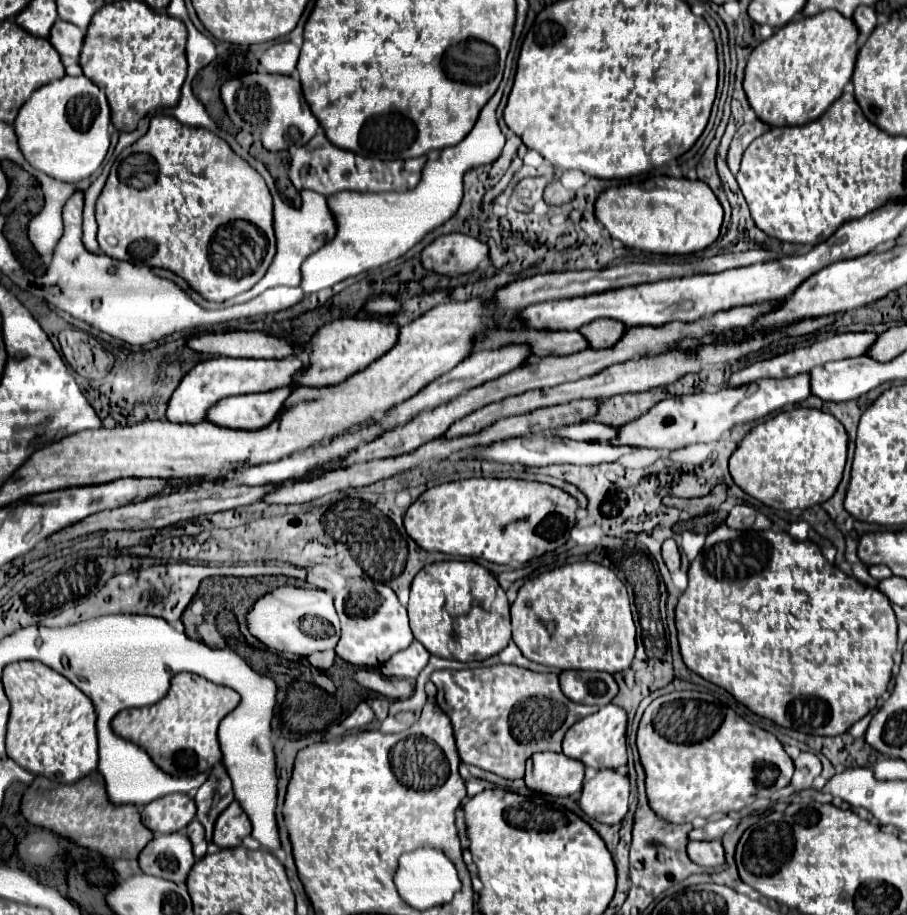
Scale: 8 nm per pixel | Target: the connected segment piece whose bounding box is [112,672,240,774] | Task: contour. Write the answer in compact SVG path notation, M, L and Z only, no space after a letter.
M180 672L172 678L172 686L160 702L118 712L112 720L112 730L118 736L146 748L154 762L170 774L210 772L210 768L222 760L218 726L238 706L238 702L240 696L232 688L218 686L190 672Z

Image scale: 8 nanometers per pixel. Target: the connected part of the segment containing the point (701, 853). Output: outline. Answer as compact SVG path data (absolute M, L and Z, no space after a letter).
M718 840L712 842L690 842L688 844L688 856L706 868L714 868L714 866L722 866L726 862L724 858L724 846Z

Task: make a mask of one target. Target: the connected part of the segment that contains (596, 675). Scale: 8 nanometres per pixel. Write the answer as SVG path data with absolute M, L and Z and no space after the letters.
M566 670L560 672L560 688L572 702L596 706L610 704L618 694L618 684L608 672Z

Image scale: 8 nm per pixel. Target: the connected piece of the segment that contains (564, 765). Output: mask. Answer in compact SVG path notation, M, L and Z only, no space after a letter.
M538 752L526 764L524 782L528 788L554 796L570 796L582 790L584 764L556 752Z

